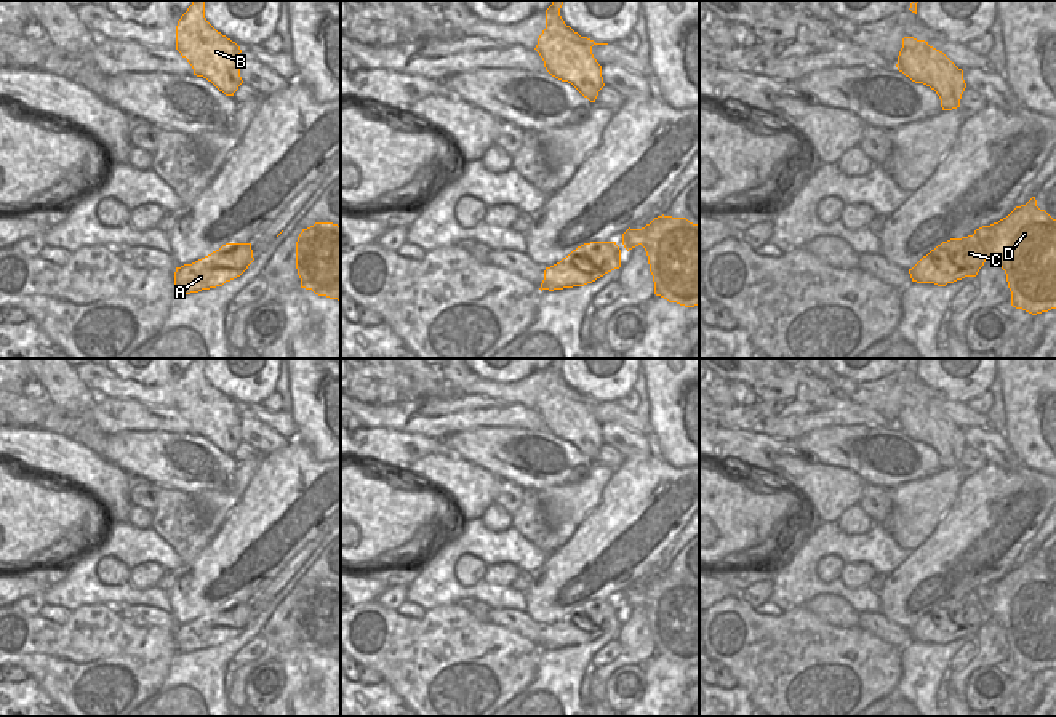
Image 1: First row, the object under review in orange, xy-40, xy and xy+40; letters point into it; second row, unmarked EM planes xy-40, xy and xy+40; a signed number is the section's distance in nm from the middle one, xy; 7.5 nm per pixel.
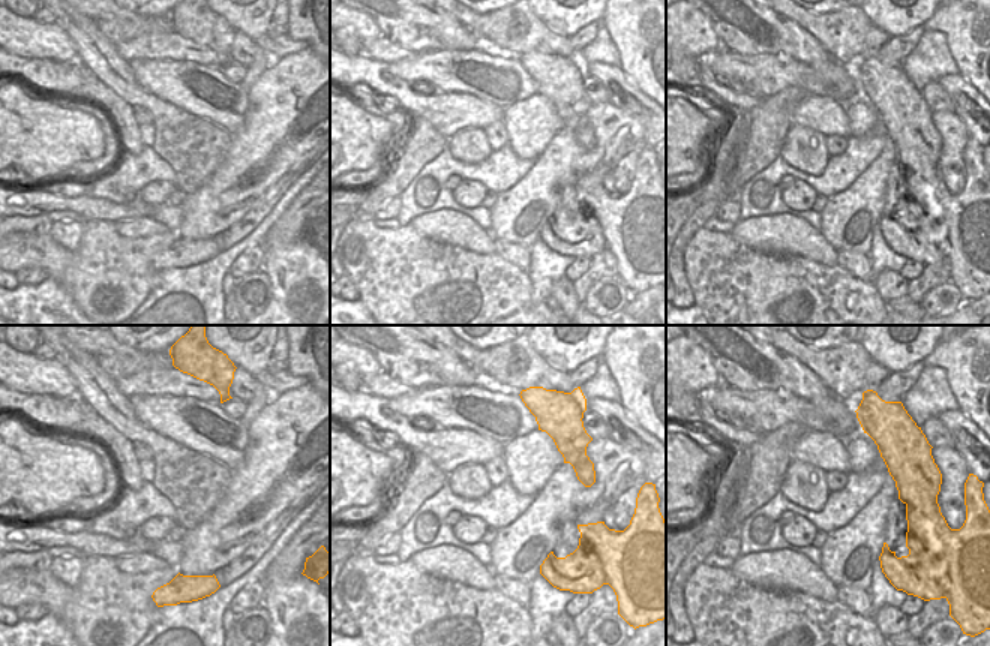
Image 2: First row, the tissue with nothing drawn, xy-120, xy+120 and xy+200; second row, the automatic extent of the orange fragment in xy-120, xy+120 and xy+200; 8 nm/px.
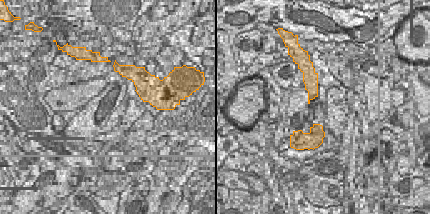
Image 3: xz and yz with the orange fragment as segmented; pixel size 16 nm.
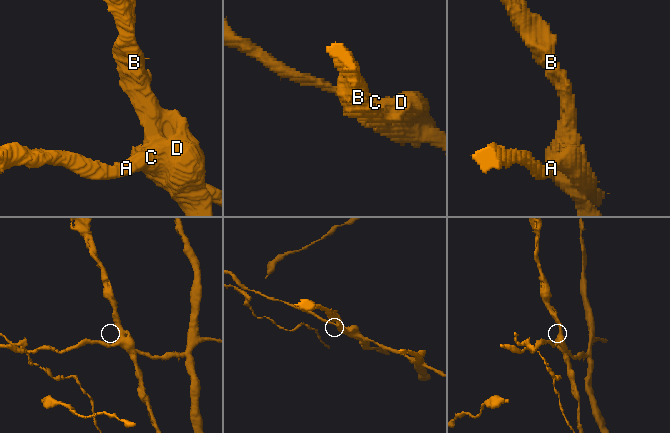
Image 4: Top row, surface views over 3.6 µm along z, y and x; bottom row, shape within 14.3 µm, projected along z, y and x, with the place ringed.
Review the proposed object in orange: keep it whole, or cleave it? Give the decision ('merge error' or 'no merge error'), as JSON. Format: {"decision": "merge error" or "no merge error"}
{"decision": "merge error"}

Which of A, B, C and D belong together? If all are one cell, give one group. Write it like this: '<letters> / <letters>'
A / B C D

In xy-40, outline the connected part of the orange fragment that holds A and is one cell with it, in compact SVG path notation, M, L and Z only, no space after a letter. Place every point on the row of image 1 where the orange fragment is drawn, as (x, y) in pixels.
M203 258L192 262L176 267L174 285L178 294L198 293L202 290L210 290L222 286L226 282L230 282L240 277L240 270L224 269L218 262L206 262Z

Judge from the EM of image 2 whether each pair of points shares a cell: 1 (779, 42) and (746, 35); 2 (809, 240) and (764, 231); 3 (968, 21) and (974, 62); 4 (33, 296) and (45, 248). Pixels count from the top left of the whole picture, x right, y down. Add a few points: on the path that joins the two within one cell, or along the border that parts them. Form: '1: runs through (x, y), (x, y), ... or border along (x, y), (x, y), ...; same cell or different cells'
1: runs through (771, 42), (758, 42), (753, 38); same cell
2: runs through (798, 237), (774, 234); same cell
3: runs through (971, 32), (974, 51); same cell
4: border along (50, 276), (75, 302); different cells

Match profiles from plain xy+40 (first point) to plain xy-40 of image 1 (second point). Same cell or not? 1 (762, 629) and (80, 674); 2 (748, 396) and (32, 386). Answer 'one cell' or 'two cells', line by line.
1: one cell
2: one cell

